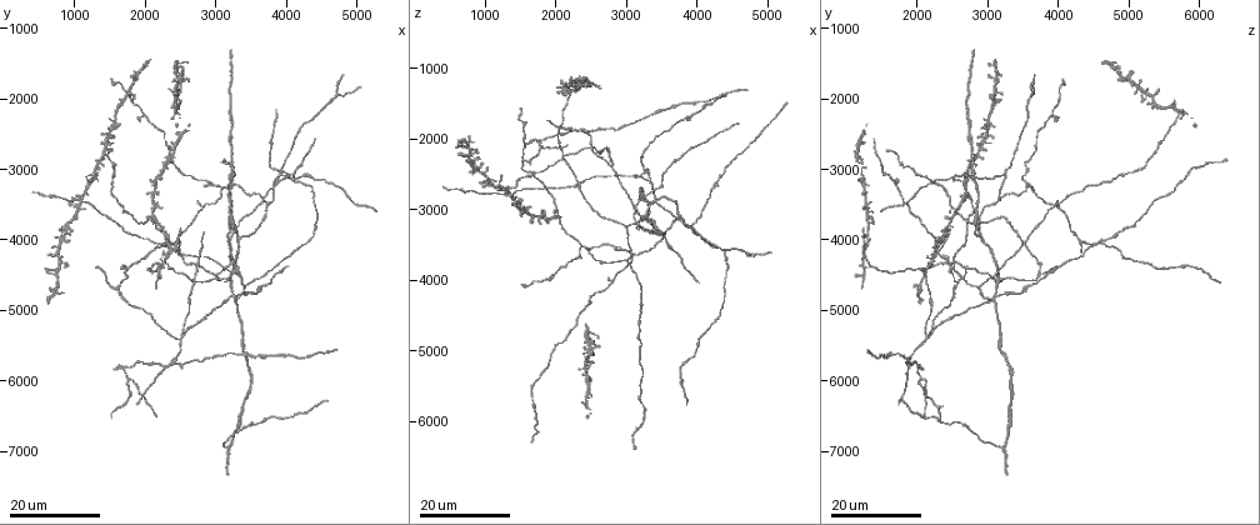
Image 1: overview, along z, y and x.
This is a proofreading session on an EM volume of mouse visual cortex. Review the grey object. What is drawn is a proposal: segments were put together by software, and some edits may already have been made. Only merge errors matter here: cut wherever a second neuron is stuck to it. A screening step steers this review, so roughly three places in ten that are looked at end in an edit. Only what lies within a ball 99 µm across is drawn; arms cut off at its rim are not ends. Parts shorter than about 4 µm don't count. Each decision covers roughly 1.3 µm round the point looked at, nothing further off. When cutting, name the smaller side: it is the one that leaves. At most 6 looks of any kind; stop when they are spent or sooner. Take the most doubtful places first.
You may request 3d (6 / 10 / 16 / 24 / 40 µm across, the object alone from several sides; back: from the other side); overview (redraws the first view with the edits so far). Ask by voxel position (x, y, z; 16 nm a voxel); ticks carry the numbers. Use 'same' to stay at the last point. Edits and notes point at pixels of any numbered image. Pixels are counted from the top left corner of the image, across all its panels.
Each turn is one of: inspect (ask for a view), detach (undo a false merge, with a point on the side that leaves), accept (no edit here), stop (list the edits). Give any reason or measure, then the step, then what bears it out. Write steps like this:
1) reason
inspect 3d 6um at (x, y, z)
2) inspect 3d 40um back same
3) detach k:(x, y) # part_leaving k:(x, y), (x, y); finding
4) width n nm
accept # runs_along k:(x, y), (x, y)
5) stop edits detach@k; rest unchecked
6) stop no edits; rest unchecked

four or more arms meet
inspect 3d 24um at (3200, 4750, 3100)

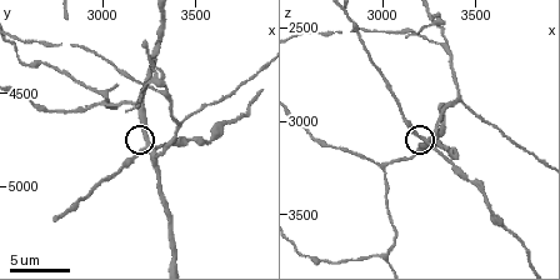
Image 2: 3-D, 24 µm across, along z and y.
inspect 3d 10um at (3240, 4780, 3100)

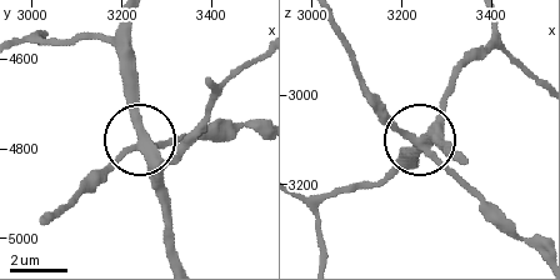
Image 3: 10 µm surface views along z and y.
width 350 nm
detach 3:(109, 163) # part_leaving 3:(140, 143), (48, 215); a second neuron is stuck on

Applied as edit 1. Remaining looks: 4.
inspect overview

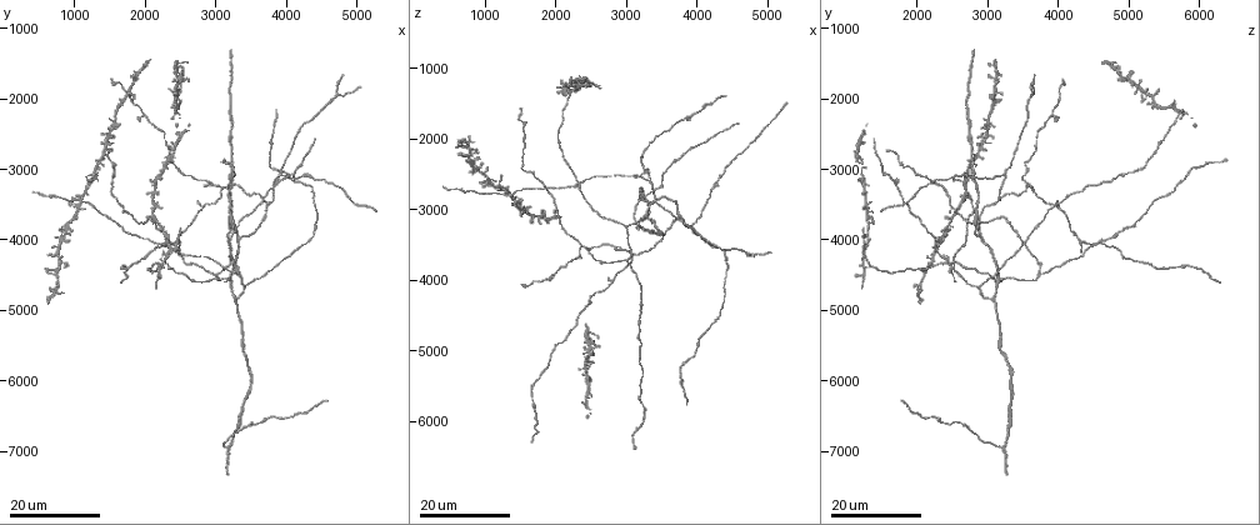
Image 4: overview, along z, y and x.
arms part here
inspect 3d 24um at (3100, 3250, 3650)

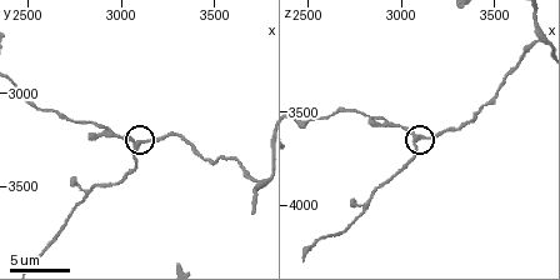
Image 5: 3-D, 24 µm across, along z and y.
inspect 3d 6um at (3080, 3280, 3620)

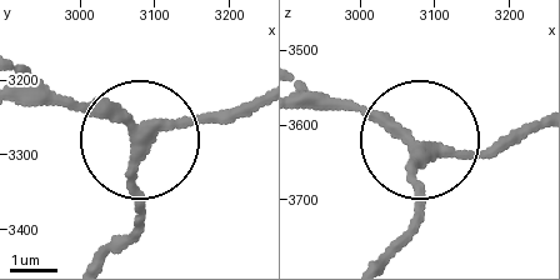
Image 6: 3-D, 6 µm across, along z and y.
width 250 nm
accept # runs_along 6:(253, 99), (145, 135), (61, 103), (30, 75); one neuron here

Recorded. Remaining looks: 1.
inspect 3d 6um at (3000, 4540, 3240)

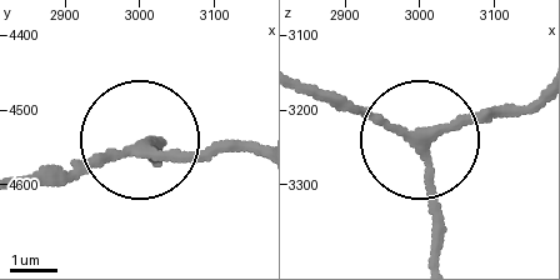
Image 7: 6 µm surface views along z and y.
width 170 nm
accept # runs_along 7:(238, 145), (181, 158), (121, 145), (41, 178); all the same neuron

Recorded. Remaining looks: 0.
stop edits detach@3; rest unchecked

